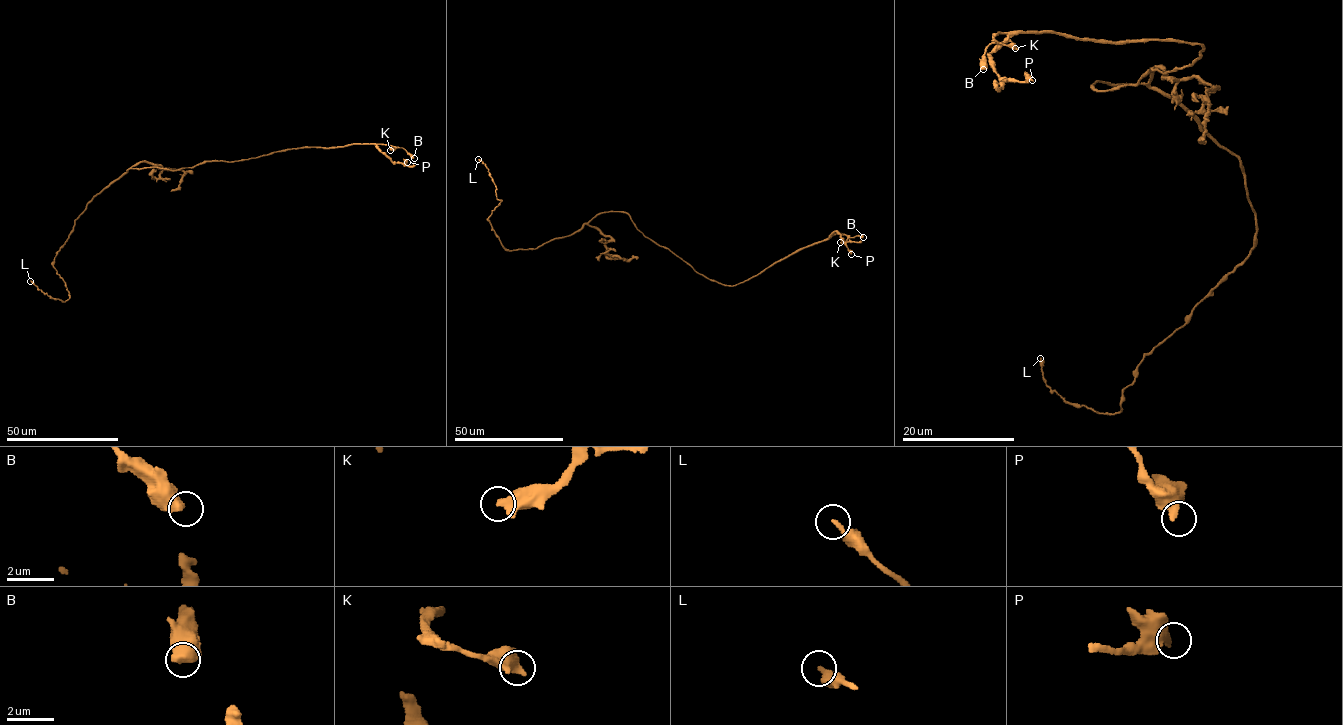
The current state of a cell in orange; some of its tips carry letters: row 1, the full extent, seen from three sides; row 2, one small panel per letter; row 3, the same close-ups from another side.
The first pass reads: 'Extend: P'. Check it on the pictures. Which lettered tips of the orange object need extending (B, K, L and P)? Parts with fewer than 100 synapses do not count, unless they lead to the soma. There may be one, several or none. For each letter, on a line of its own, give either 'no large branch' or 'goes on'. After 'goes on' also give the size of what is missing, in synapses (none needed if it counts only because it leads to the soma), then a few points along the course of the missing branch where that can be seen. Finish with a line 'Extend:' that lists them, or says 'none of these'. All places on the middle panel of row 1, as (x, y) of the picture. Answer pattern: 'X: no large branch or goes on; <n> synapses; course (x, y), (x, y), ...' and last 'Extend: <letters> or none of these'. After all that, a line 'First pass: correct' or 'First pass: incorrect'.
B: no large branch
K: no large branch
L: no large branch
P: no large branch
Extend: none of these
First pass: incorrect

